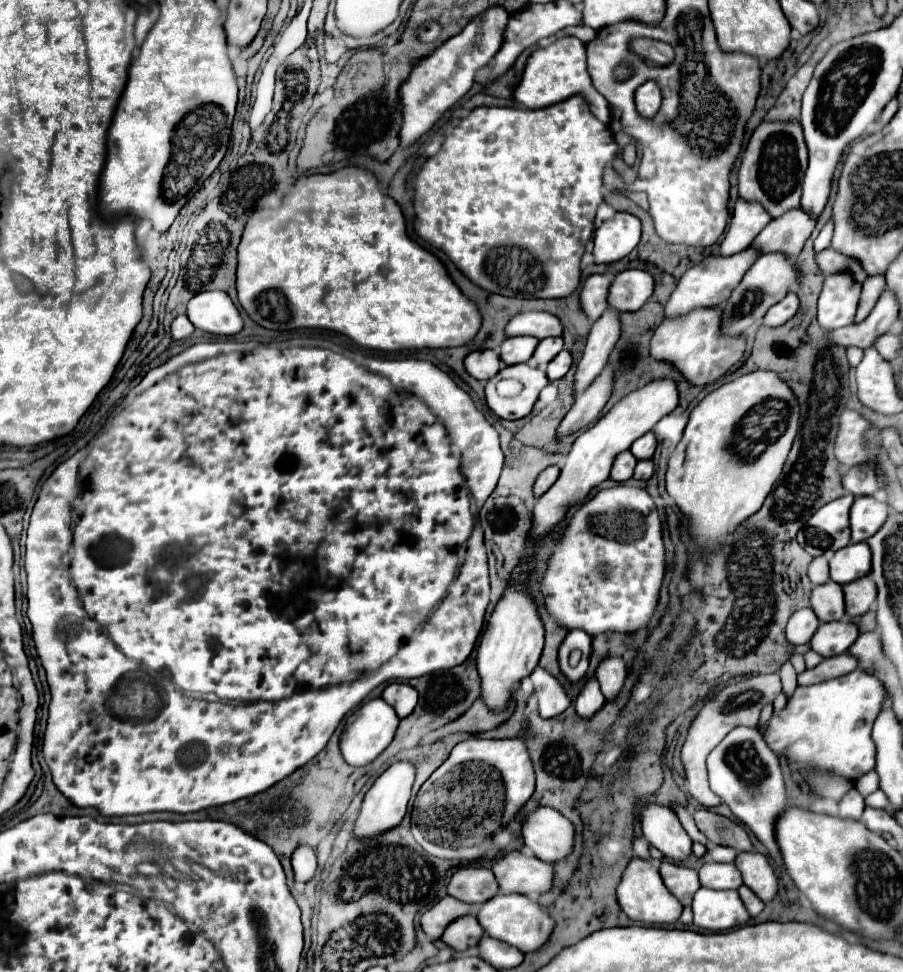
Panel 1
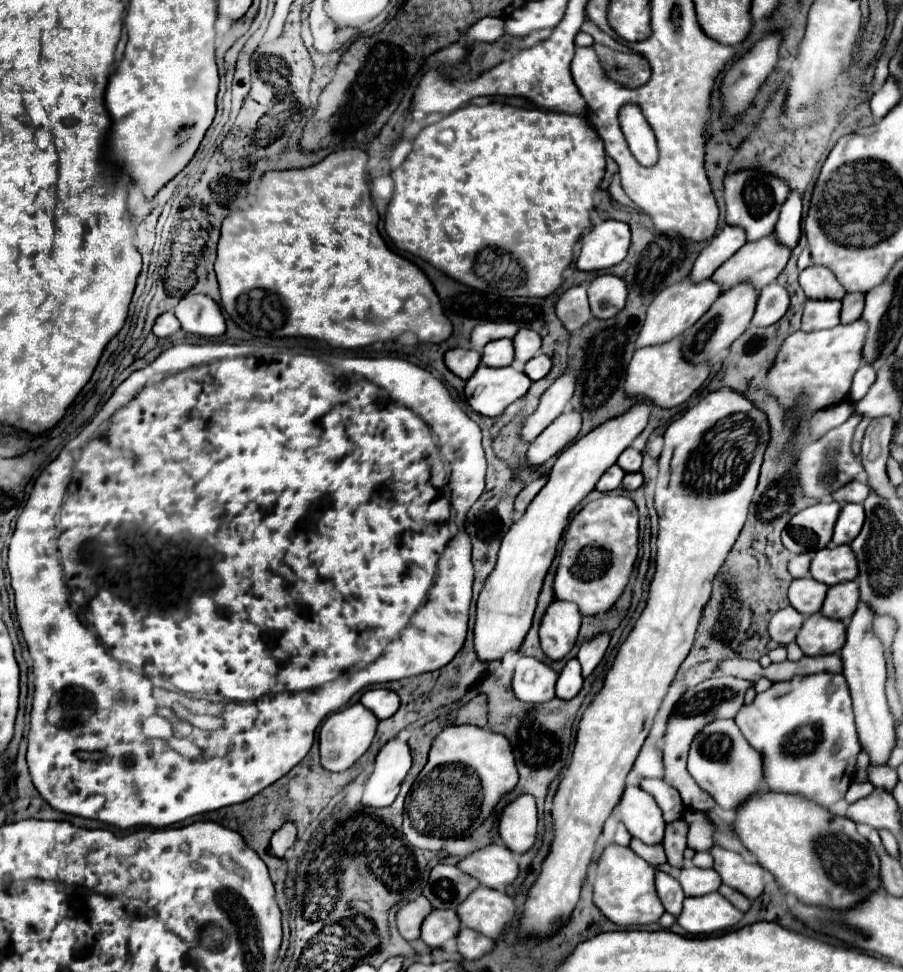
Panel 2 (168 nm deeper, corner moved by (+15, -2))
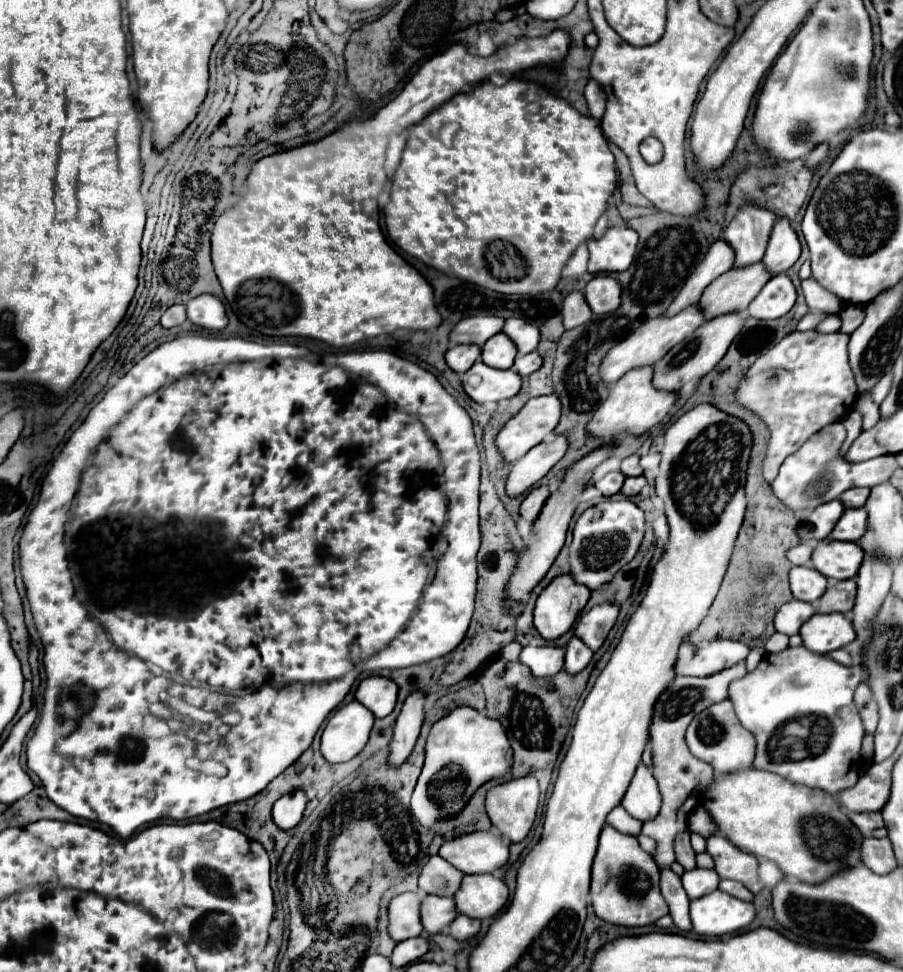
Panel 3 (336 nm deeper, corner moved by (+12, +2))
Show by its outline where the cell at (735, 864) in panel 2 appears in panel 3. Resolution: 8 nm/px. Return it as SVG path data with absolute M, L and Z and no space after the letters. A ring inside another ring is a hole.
M711 836L707 840L707 852L715 860L715 870L721 878L737 880L745 884L753 894L763 890L763 882L759 878L759 862L755 856L739 850L733 842L727 842L723 836Z

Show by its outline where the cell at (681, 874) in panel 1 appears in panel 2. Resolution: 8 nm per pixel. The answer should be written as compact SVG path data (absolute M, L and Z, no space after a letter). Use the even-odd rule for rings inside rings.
M656 874L656 892L666 908L666 912L670 912L672 916L680 916L682 912L682 900L686 898L682 888L680 888L680 882L676 878L672 878L670 874Z

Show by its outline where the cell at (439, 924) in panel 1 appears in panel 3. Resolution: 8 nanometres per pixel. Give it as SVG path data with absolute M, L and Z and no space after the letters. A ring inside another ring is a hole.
M405 892L391 900L389 904L389 934L395 942L403 942L407 938L419 936L423 926L419 918L419 902L423 894Z

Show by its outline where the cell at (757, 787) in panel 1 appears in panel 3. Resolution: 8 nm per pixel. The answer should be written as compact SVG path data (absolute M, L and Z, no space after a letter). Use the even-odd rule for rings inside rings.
M729 700L713 704L693 718L691 726L687 728L687 746L695 758L711 764L715 774L729 774L733 770L753 768L755 738L739 724Z

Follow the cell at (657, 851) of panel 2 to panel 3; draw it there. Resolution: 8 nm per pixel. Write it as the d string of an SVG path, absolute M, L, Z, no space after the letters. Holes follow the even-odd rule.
M737 664L729 670L723 670L713 676L705 678L689 678L689 676L675 676L671 686L661 694L661 698L655 704L653 720L651 720L651 746L653 746L653 776L659 782L659 790L663 796L661 812L655 820L649 820L643 824L641 834L655 840L657 848L653 854L653 860L659 868L669 868L675 862L673 852L673 838L677 832L687 830L687 814L695 810L705 796L705 790L713 782L713 770L705 762L699 762L693 758L693 754L687 750L685 744L685 730L695 718L695 714L703 712L707 706L715 702L723 702L729 698L727 690L729 684L735 678L743 678L747 674L745 664Z

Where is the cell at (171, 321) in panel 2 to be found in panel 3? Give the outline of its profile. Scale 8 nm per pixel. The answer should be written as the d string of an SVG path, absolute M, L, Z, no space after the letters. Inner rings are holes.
M175 304L171 308L165 310L165 314L161 316L161 326L163 328L175 328L179 324L183 324L187 320L185 316L185 306L183 304Z

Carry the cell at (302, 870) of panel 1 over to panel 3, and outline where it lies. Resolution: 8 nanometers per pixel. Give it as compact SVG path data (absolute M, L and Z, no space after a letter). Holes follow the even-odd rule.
M301 790L287 794L283 798L279 798L273 806L273 820L281 830L293 830L301 818L303 818L303 810L305 810L307 798Z

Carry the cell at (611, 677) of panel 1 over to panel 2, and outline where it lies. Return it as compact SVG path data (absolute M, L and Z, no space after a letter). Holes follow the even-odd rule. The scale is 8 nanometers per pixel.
M600 632L594 638L588 638L586 642L582 642L582 646L578 650L578 660L582 664L584 678L598 666L598 662L602 660L602 656L608 648L608 642L610 642L610 636L606 632Z

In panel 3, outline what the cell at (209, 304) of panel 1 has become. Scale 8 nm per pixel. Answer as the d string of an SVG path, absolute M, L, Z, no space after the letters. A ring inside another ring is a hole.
M201 294L187 302L187 318L207 330L223 330L227 326L225 306L213 294Z

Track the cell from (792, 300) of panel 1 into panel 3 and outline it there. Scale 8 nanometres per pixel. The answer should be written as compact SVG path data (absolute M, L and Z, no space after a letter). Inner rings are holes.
M777 274L763 286L747 312L757 320L775 320L793 308L795 298L795 286L791 280L785 274Z

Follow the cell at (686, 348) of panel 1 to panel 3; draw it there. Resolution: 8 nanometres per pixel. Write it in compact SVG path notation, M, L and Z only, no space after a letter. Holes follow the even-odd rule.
M641 366L639 370L629 370L619 382L613 384L609 390L609 398L597 408L593 414L593 420L589 422L589 434L599 438L601 442L615 440L621 432L629 434L643 434L655 424L659 424L671 406L679 400L679 392L667 392L667 390L655 390L651 384L653 378L653 366Z

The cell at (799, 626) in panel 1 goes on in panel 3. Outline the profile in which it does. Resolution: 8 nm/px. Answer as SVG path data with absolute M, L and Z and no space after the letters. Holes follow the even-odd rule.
M791 600L783 604L775 616L775 630L787 636L799 634L799 628L805 620L809 620L815 614L815 608L801 600Z

